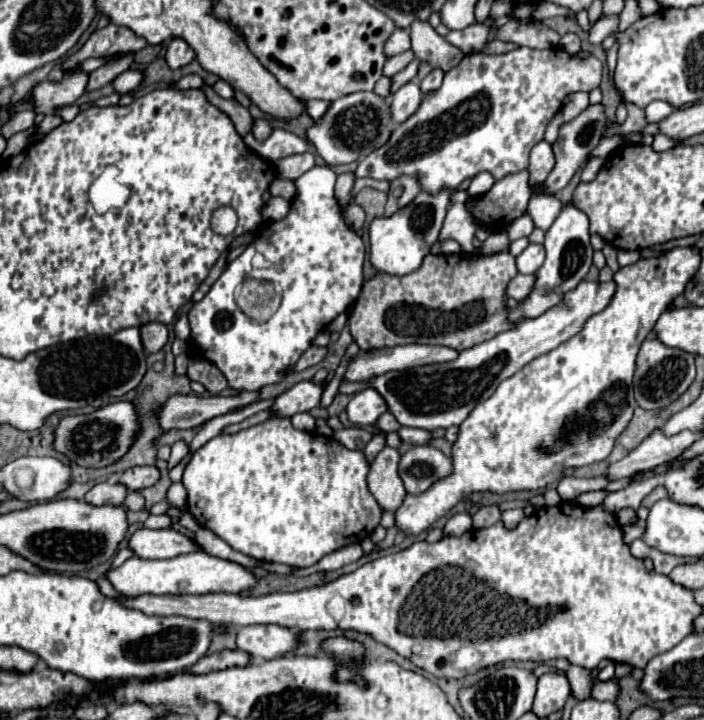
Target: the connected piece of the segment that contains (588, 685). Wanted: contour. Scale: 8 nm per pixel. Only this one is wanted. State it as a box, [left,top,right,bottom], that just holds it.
[556,659,594,701]

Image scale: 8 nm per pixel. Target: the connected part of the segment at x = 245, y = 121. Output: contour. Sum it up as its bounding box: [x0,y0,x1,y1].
[204,85,252,135]

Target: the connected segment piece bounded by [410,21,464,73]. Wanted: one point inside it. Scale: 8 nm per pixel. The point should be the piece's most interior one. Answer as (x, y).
(428, 46)

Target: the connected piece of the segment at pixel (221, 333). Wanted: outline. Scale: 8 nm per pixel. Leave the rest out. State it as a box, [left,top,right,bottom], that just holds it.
[188,167,366,391]

